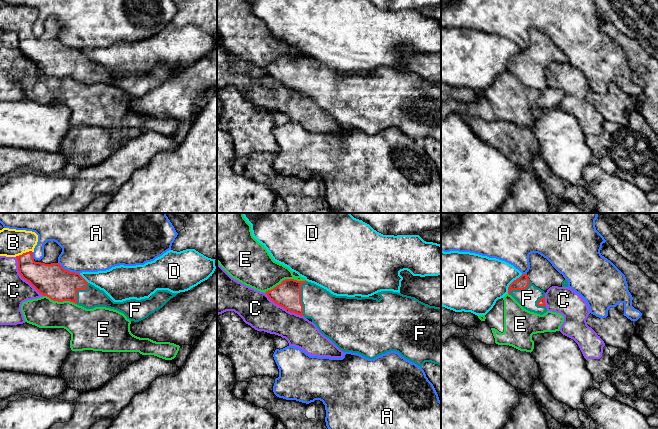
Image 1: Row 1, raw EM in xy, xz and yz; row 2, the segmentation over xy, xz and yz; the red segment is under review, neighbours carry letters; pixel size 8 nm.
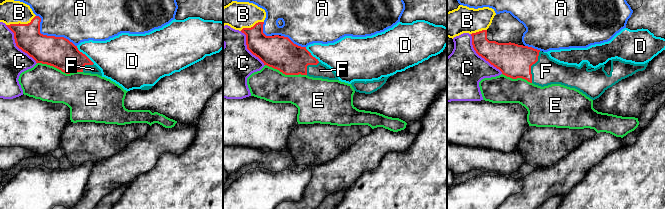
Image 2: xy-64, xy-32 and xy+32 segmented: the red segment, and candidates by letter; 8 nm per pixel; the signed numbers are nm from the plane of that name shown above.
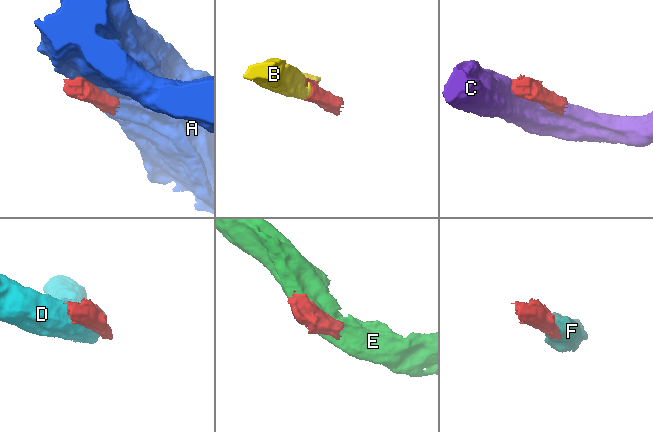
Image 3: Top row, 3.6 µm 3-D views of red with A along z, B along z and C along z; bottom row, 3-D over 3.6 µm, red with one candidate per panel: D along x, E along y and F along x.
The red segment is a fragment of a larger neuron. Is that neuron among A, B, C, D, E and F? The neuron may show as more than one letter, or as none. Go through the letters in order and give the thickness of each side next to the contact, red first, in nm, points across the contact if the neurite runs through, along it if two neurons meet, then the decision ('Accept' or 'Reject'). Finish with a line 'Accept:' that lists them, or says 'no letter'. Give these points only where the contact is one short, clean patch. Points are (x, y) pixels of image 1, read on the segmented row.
A: Thickness 280 nm (red) against 420 nm. Reject
B: Thickness 220 nm (red) against 220 nm. Accept
C: Thickness 280 nm (red) against 240 nm. Reject
D: Thickness 110 nm (red) against 400 nm. Reject
E: Thickness 200 nm (red) against 300 nm. Reject
F: Thickness 200 nm (red) against 280 nm. Path across: xz (287, 294), (300, 297), (316, 302), (327, 311). Accept
Accept: B, F

